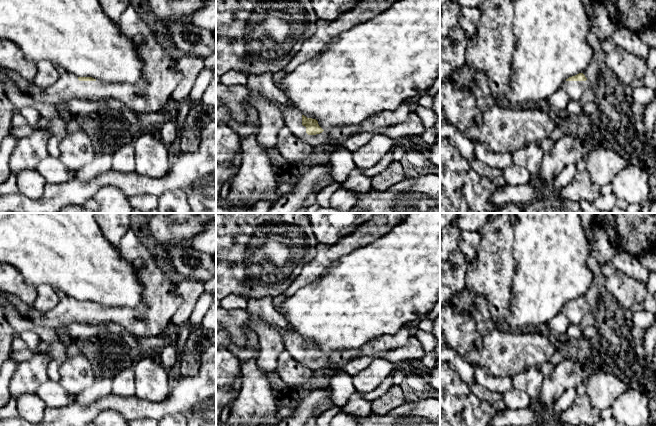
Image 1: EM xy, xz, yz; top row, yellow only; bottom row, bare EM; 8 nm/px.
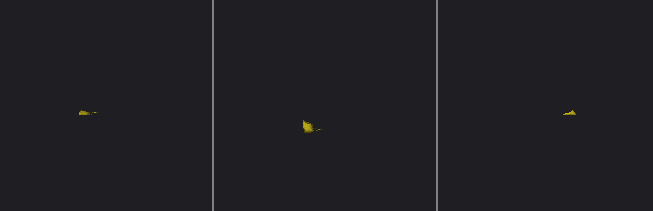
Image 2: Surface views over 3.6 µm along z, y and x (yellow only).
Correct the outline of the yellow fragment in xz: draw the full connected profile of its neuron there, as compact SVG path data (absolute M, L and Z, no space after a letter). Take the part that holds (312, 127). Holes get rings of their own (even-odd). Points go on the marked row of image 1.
M403 102L396 110L375 113L363 122L344 127L323 130L316 119L307 118L299 110L286 104L281 106L284 125L297 138L307 142L312 148L330 141L344 141L362 132L371 132L375 128L389 127L404 122L412 108L409 102Z

